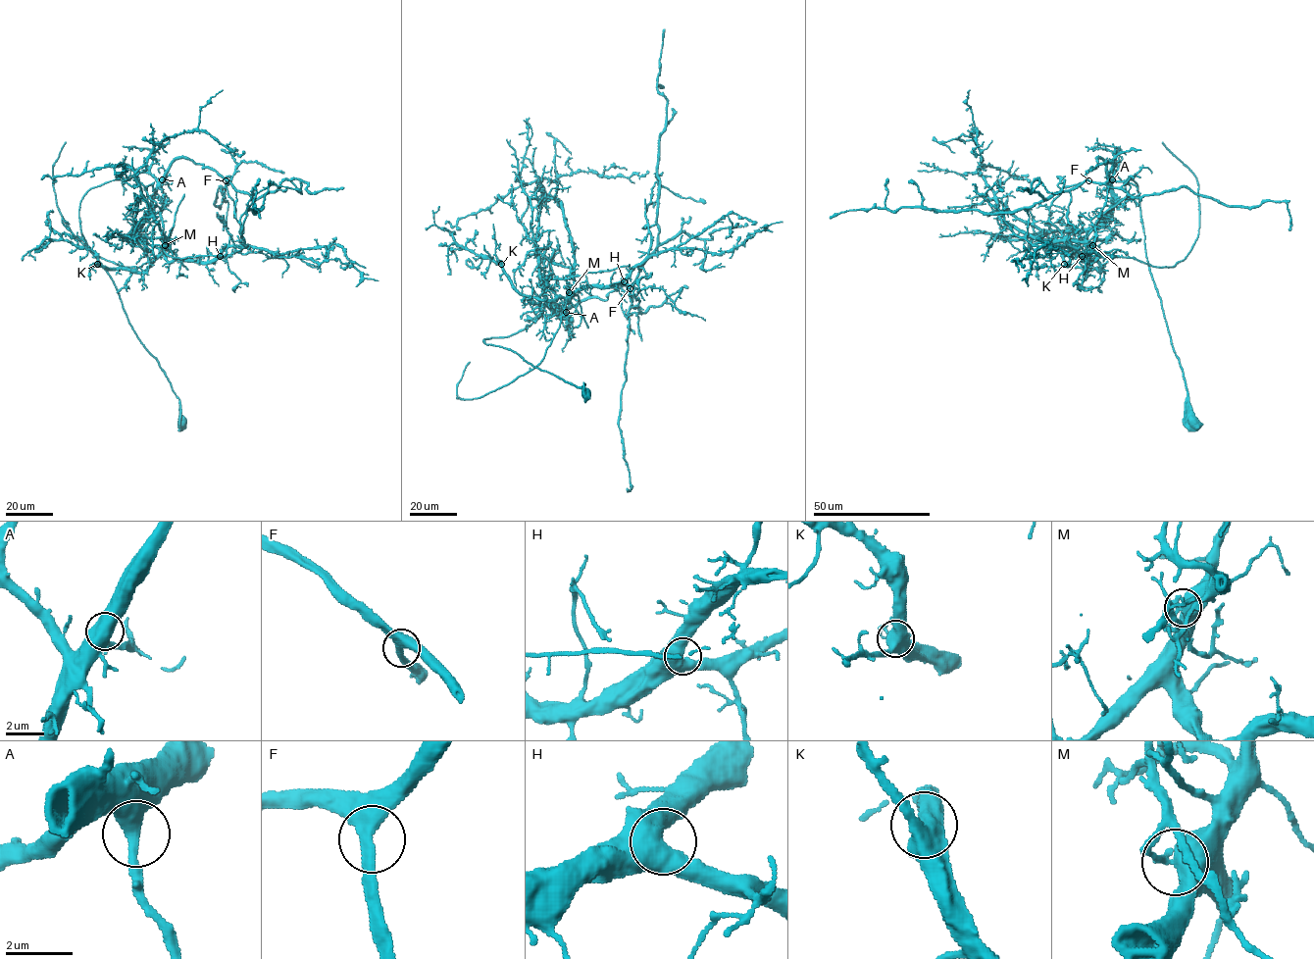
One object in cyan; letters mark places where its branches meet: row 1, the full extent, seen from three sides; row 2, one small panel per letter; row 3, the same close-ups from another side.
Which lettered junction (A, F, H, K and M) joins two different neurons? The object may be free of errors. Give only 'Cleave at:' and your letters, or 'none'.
Cleave at: M

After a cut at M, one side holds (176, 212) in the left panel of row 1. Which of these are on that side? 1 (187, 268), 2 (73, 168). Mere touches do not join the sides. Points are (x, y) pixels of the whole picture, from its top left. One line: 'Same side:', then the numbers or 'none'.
Same side: 2

